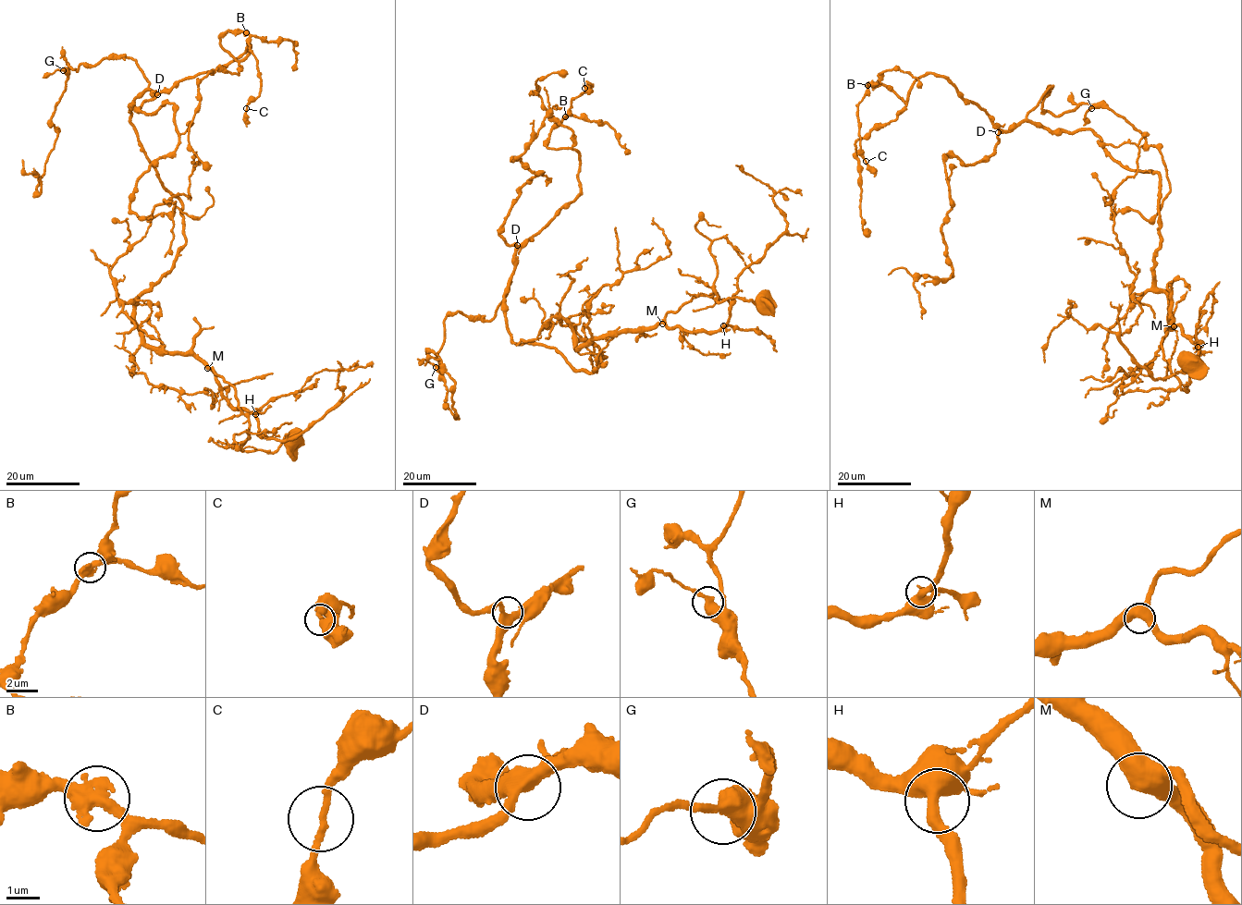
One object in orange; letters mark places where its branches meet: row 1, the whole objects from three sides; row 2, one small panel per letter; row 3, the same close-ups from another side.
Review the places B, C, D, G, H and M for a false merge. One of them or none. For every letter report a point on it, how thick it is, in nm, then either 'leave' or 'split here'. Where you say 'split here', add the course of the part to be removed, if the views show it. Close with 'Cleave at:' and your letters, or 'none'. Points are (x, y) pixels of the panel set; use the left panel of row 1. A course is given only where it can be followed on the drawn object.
B: (246, 32) | 440 nm | leave
C: (246, 108) | 180 nm | leave
D: (157, 94) | 400 nm | leave
G: (63, 70) | 440 nm | leave
H: (255, 414) | 440 nm | leave
M: (207, 368) | 460 nm | leave
Cleave at: none

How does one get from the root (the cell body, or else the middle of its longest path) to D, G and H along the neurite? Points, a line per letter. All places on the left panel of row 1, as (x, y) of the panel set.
D: (294, 442), (244, 451), (235, 388), (133, 319), (186, 242), (130, 120), (157, 94)
G: (294, 442), (244, 451), (235, 388), (145, 343), (186, 242), (130, 120), (149, 82), (63, 70)
H: (294, 442), (283, 443), (273, 452), (244, 451), (248, 418), (235, 388), (211, 367), (234, 407), (255, 414)

